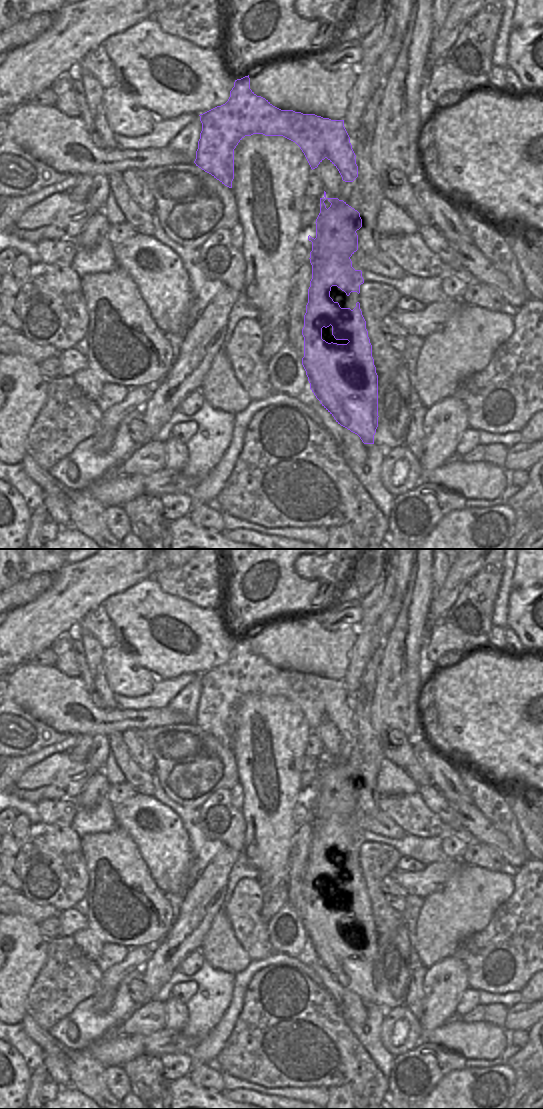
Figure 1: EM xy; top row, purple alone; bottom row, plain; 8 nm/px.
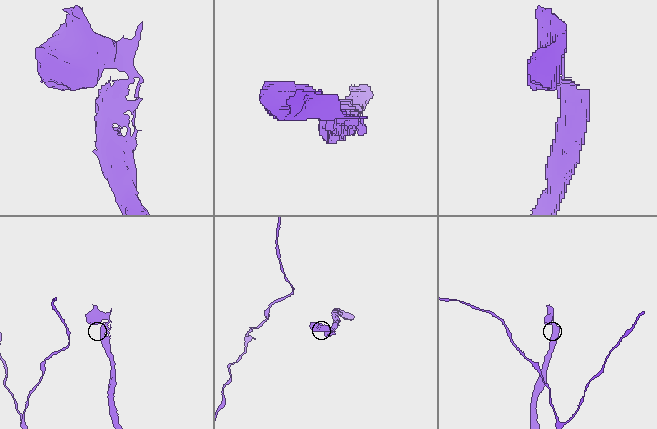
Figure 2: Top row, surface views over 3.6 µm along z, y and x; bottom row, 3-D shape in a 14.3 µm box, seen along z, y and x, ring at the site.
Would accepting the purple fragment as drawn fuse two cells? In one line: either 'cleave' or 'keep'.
cleave

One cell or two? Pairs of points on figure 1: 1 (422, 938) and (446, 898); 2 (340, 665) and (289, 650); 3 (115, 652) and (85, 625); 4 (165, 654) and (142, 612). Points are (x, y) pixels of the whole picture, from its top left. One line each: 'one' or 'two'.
1: one
2: one
3: two
4: one

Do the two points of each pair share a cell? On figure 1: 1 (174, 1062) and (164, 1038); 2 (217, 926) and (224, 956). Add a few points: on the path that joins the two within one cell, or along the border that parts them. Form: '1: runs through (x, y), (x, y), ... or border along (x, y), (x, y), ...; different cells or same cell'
1: border along (186, 1052), (165, 1053), (160, 1056); different cells
2: runs through (220, 933), (221, 949); same cell

